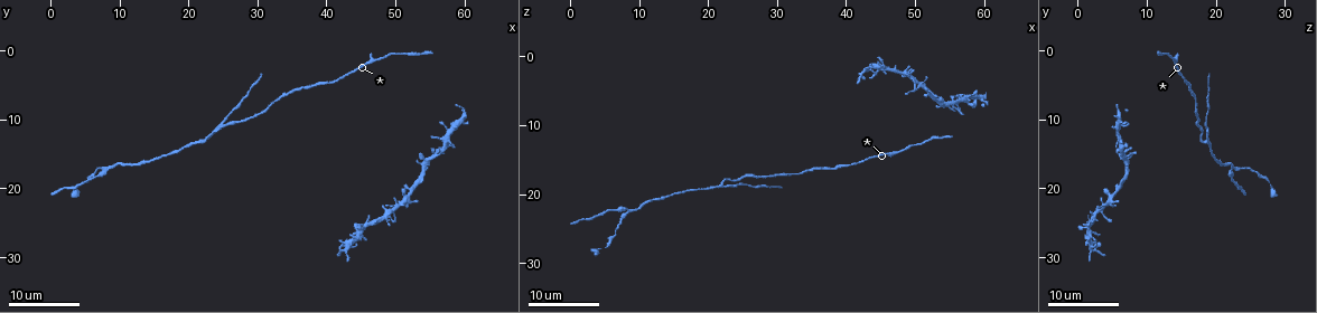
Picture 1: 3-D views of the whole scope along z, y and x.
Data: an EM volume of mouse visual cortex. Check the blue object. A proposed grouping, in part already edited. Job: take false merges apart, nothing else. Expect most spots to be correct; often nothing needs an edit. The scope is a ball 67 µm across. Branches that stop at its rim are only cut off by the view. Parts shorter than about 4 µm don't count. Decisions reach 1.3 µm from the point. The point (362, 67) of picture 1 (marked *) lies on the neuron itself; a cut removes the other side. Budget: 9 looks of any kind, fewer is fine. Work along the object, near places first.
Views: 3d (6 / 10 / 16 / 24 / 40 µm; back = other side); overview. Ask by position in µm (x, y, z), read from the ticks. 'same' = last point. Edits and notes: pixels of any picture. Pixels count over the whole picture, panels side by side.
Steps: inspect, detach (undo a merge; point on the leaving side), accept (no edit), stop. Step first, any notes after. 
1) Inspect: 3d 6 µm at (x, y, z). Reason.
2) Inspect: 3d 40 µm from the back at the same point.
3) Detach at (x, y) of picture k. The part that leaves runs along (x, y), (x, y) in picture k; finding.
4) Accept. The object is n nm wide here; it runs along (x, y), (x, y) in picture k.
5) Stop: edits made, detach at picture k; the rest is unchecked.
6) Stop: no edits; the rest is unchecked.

Inspect: 3d 24 µm at (50.5, 22.0, 4.0). Thin neck.

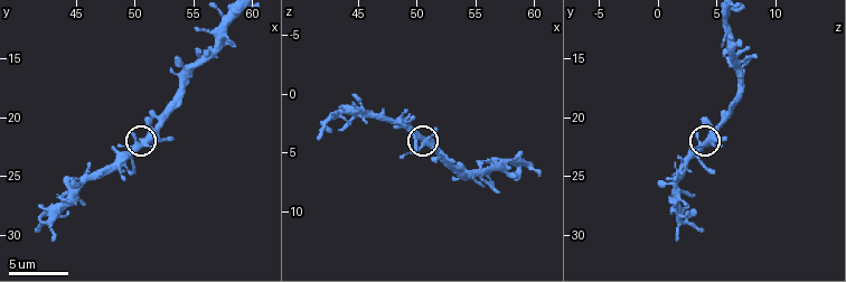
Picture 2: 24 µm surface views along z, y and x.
Inspect: 3d 10 µm at (50.4, 22.2, 4.0). Closer look.

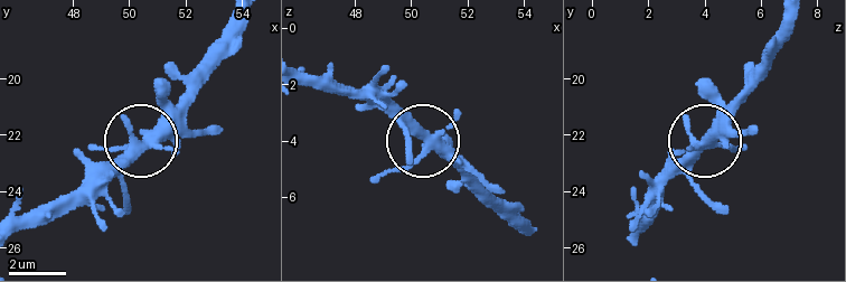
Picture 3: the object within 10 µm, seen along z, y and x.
Accept. The object is 330 nm wide here; one neuron here.

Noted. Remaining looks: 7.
Inspect: 3d 24 µm at (21.5, 13.0, 18.5). Side arm on a straight run.

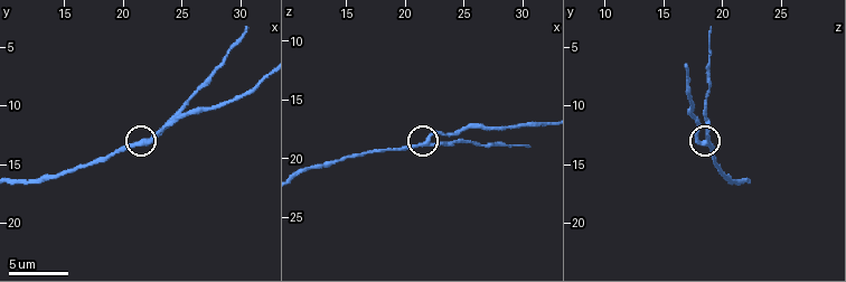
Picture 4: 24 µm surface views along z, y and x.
Inspect: 3d 10 µm at (22.0, 13.0, 18.6).

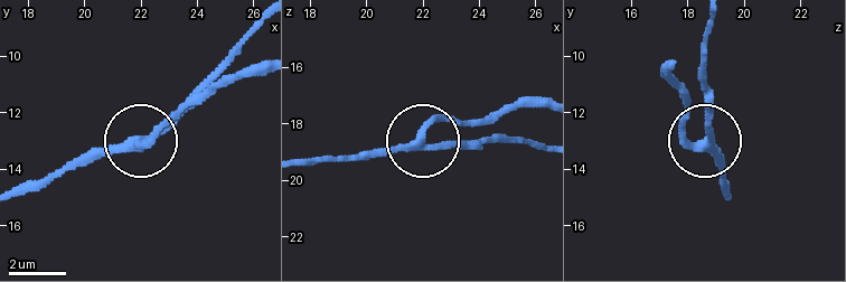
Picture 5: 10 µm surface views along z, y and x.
Detach at (458, 141) of picture 5. The object is 250 nm wide here; the part that leaves runs along (419, 150), (452, 143), (538, 146) in picture 5; two neurons meet here.

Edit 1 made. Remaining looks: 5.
Inspect: overview.

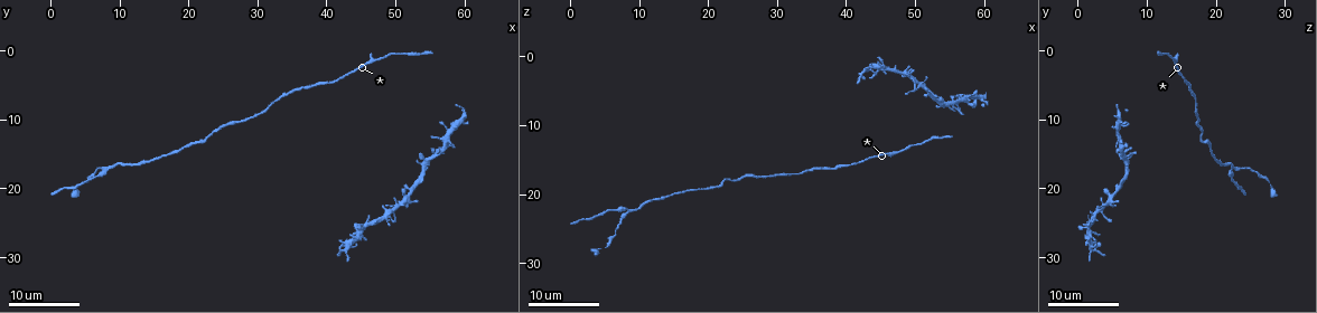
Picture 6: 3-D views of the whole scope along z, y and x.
Inspect: 3d 24 µm at (8.5, 17.0, 22.5). Three-way junction.

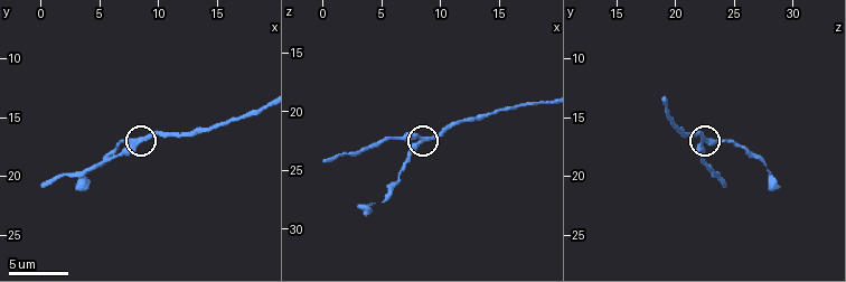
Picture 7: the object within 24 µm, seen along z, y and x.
Inspect: 3d 6 µm at (8.2, 17.0, 22.8).

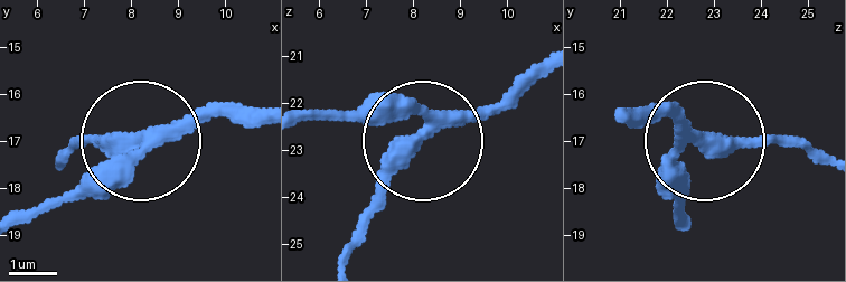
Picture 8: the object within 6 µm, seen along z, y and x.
Accept. It runs along (543, 67), (426, 132), (398, 115), (318, 115) in picture 8; one neuron here.

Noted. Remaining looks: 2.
Inspect: 3d 10 µm at (31.8, 7.8, 17.0). Calibre changes.

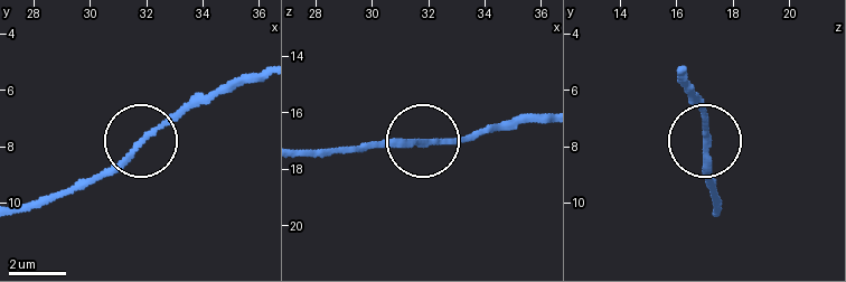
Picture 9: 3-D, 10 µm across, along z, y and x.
Inspect: 3d 6 µm at (31.8, 7.9, 17.1).

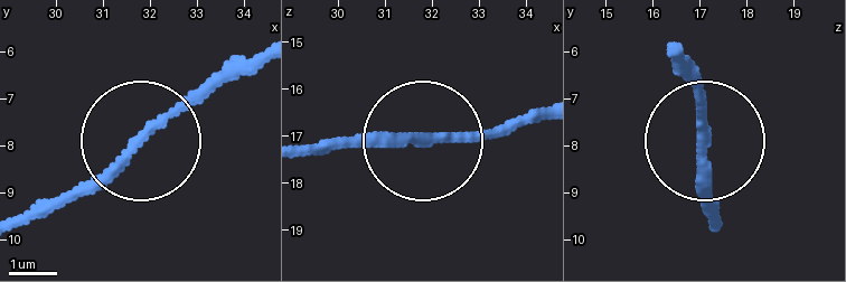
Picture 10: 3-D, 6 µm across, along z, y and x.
Accept. The object is 180 nm wide here; it runs along (679, 48), (707, 148), (707, 216) in picture 10; all the same neuron.

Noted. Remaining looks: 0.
Stop: edits made, detach at picture 5; the rest is unchecked.

